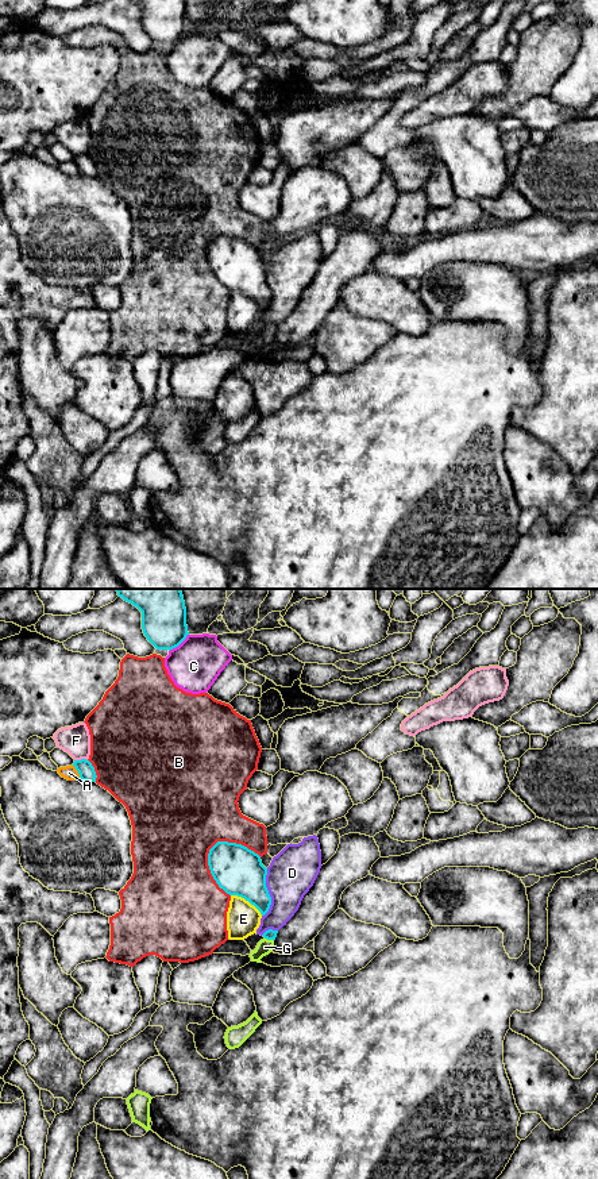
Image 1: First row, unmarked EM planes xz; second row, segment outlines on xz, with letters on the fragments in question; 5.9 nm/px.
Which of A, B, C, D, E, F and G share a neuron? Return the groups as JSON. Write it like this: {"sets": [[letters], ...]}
{"sets": [["A"], ["B"], ["C"], ["D"], ["E"], ["F"], ["G"]]}

